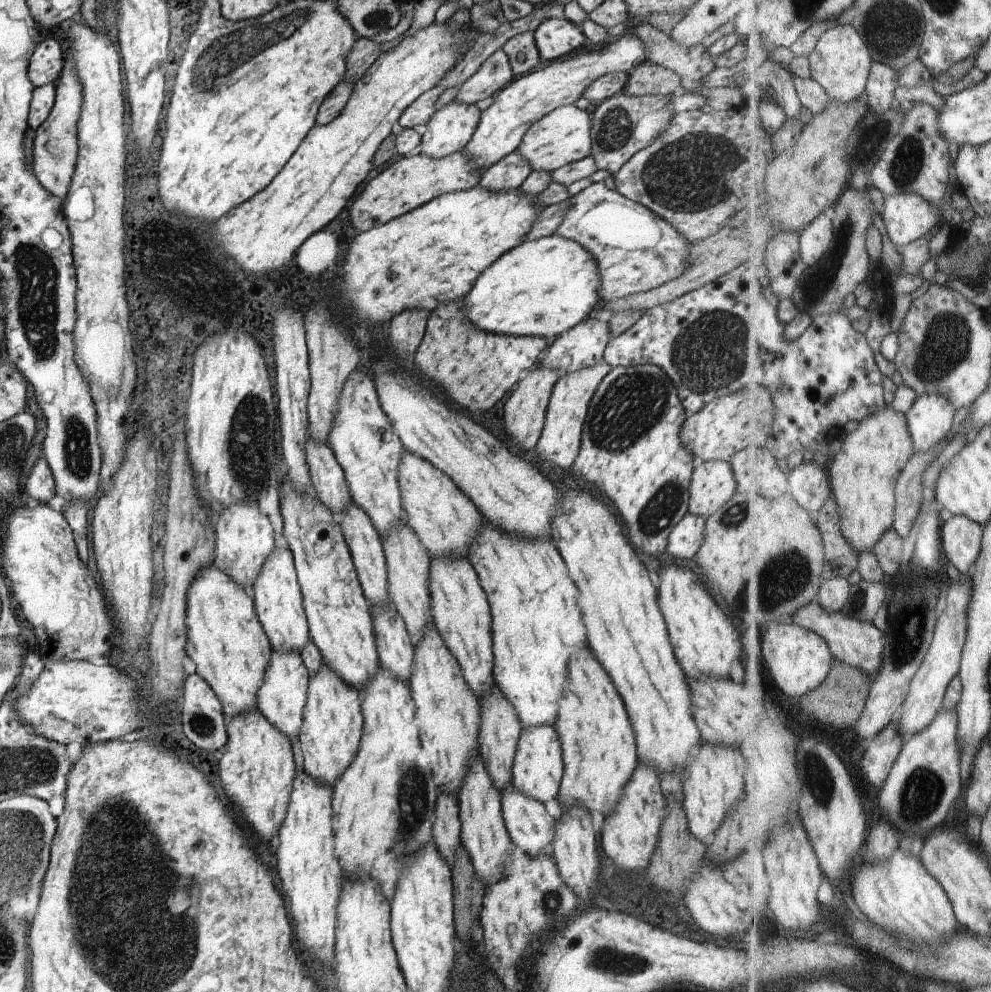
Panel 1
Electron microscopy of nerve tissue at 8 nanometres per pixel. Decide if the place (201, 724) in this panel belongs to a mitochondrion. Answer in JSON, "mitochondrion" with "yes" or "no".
{"mitochondrion":"yes"}

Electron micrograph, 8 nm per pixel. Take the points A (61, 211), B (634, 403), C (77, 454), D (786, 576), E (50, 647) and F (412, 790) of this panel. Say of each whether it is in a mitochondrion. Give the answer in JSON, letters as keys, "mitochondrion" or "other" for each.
{"A":"other","B":"mitochondrion","C":"mitochondrion","D":"mitochondrion","E":"other","F":"mitochondrion"}

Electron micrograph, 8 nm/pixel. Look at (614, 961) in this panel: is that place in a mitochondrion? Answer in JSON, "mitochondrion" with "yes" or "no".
{"mitochondrion":"yes"}

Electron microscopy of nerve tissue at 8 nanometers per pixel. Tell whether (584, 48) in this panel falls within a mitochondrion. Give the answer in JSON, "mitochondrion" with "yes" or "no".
{"mitochondrion":"no"}

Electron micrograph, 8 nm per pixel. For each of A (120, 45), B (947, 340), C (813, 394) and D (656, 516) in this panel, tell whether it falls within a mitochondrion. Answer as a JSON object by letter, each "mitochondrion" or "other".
{"A":"other","B":"mitochondrion","C":"other","D":"mitochondrion"}

